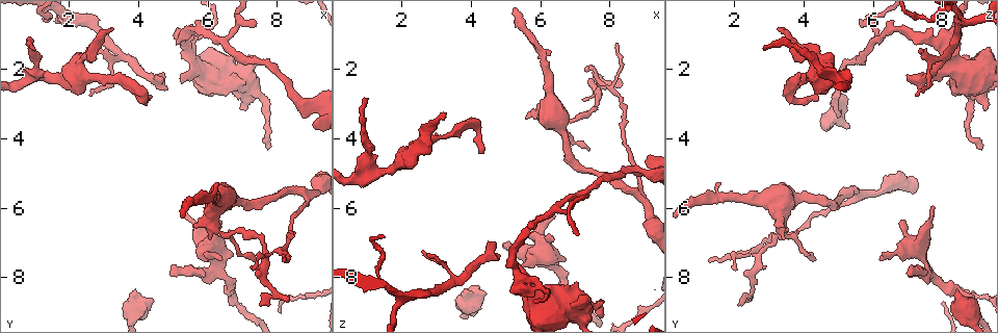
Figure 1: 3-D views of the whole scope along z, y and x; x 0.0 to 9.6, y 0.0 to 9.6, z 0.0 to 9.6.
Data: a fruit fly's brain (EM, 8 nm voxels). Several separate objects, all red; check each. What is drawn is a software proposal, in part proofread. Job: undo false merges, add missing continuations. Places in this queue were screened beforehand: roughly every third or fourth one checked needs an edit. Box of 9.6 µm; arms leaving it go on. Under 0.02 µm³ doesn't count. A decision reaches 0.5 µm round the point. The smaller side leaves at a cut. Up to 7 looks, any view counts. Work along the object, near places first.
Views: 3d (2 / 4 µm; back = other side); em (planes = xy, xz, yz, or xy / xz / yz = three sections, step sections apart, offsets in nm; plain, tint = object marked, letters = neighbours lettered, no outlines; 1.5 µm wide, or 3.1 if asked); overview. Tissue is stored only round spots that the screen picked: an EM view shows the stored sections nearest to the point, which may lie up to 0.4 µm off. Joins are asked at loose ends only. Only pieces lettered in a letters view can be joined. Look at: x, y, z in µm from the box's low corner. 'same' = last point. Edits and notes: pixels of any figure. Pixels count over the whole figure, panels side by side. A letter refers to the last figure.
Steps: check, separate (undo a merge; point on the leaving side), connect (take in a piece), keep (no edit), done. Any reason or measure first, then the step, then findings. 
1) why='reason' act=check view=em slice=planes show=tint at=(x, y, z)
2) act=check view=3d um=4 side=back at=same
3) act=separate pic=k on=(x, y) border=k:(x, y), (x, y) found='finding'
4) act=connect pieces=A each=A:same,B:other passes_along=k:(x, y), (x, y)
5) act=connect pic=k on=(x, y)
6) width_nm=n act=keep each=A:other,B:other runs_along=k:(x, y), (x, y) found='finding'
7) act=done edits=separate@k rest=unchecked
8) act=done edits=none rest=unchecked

why='an open end' act=check view=3d um=2 at=(3.25, 0.85, 3.20)

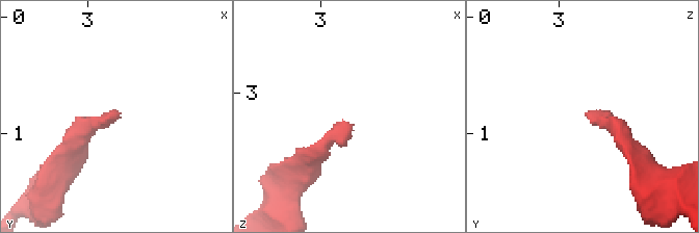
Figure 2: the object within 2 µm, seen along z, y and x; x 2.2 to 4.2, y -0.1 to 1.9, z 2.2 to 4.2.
why='need the tissue' act=check view=em slice=yz step=4 show=letters at=(3.24, 0.86, 3.22)

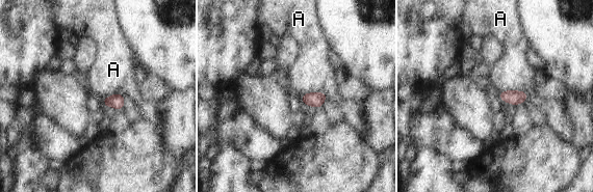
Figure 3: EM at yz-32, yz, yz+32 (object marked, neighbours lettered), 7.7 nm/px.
act=keep each=A:other border=3:(328, 94), (305, 92), (301, 96) found='none of them fits'

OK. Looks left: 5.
why='calibre changes' act=check view=3d um=2 at=(6.75, 6.65, 3.45)

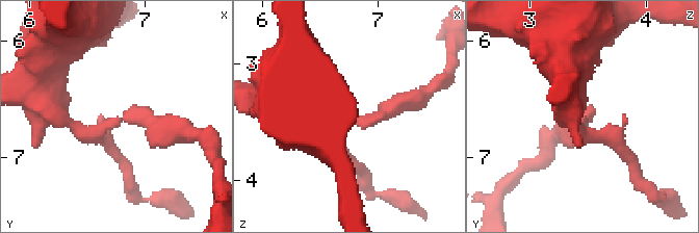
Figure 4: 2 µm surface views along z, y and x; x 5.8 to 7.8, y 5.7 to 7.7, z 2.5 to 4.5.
act=check view=em slice=xz step=4 show=tint at=(6.78, 6.68, 3.44)

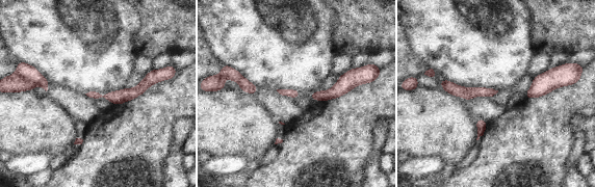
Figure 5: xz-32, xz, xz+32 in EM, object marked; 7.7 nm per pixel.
act=check view=em slice=planes show=letters at=same

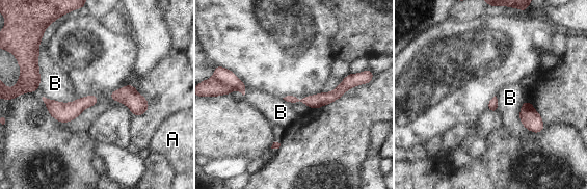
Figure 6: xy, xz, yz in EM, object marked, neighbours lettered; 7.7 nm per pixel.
act=separate pic=6 on=(225, 76) each=A:other,B:other part_leaving=6:(357, 81), (328, 98), (289, 99) found='a second neuron is stuck on'

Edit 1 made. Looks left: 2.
act=done edits=separate@6 rest=unchecked

